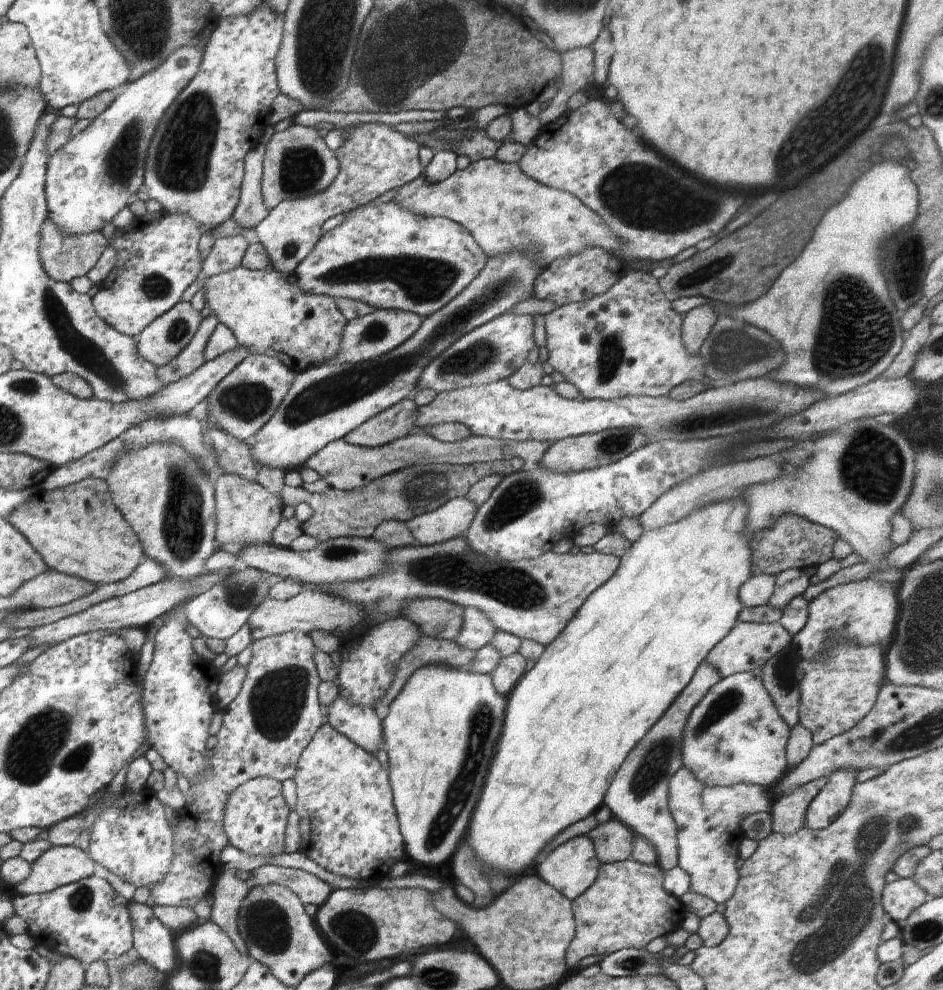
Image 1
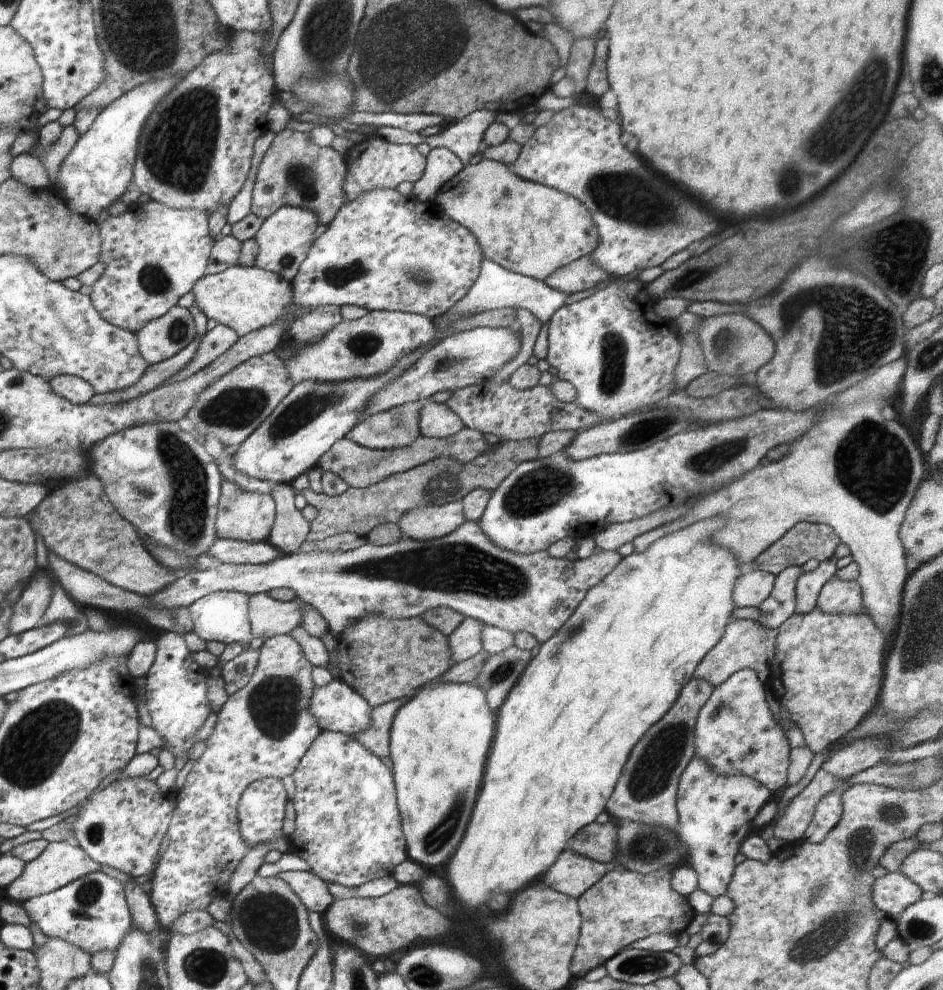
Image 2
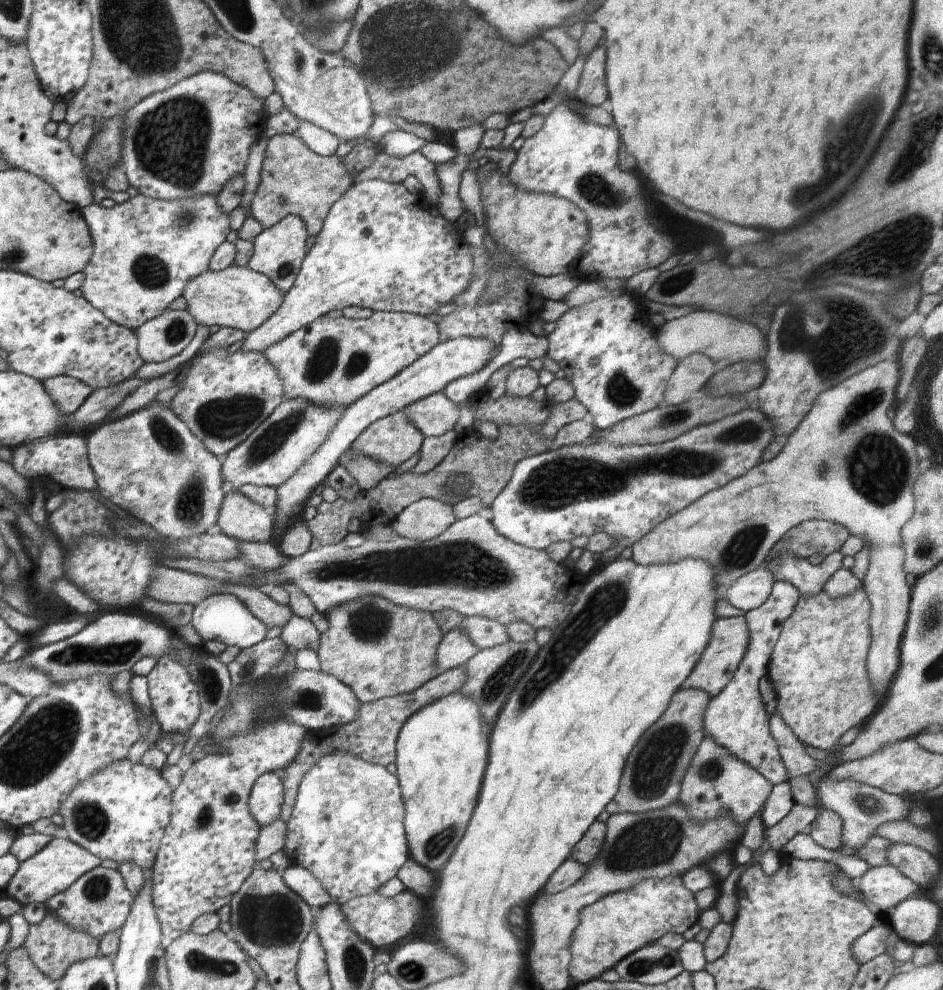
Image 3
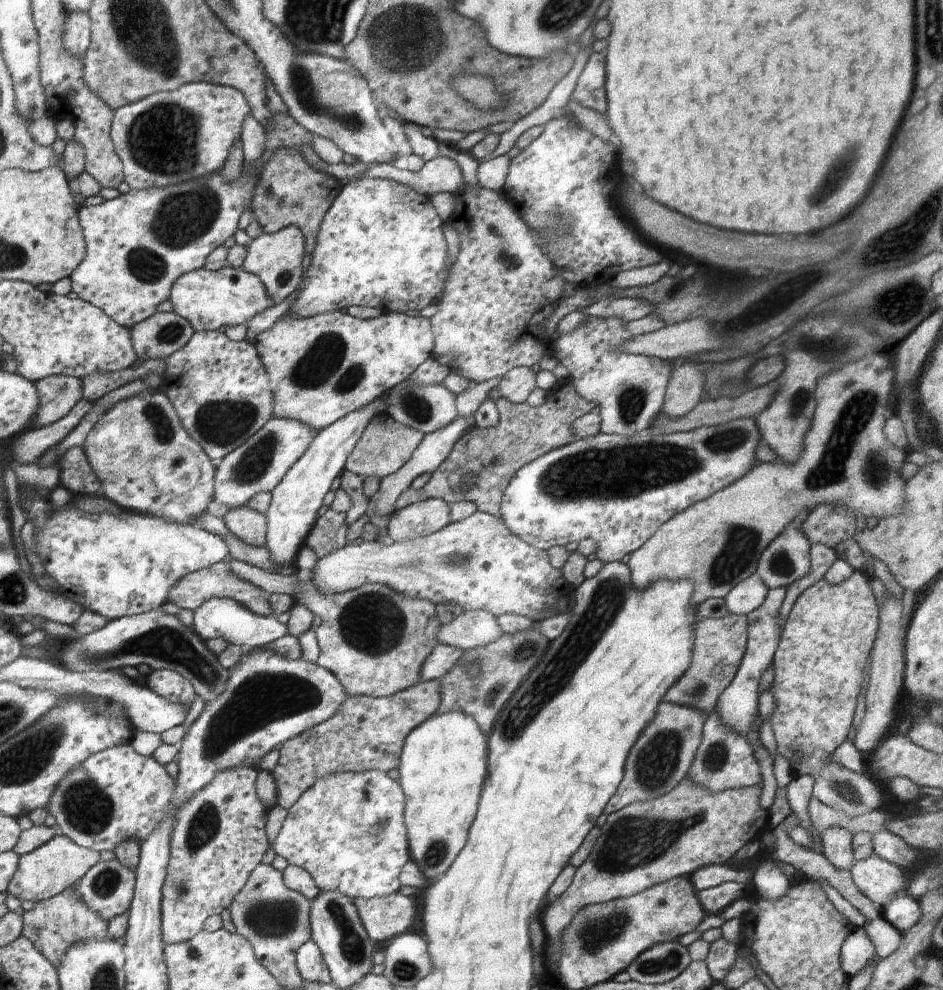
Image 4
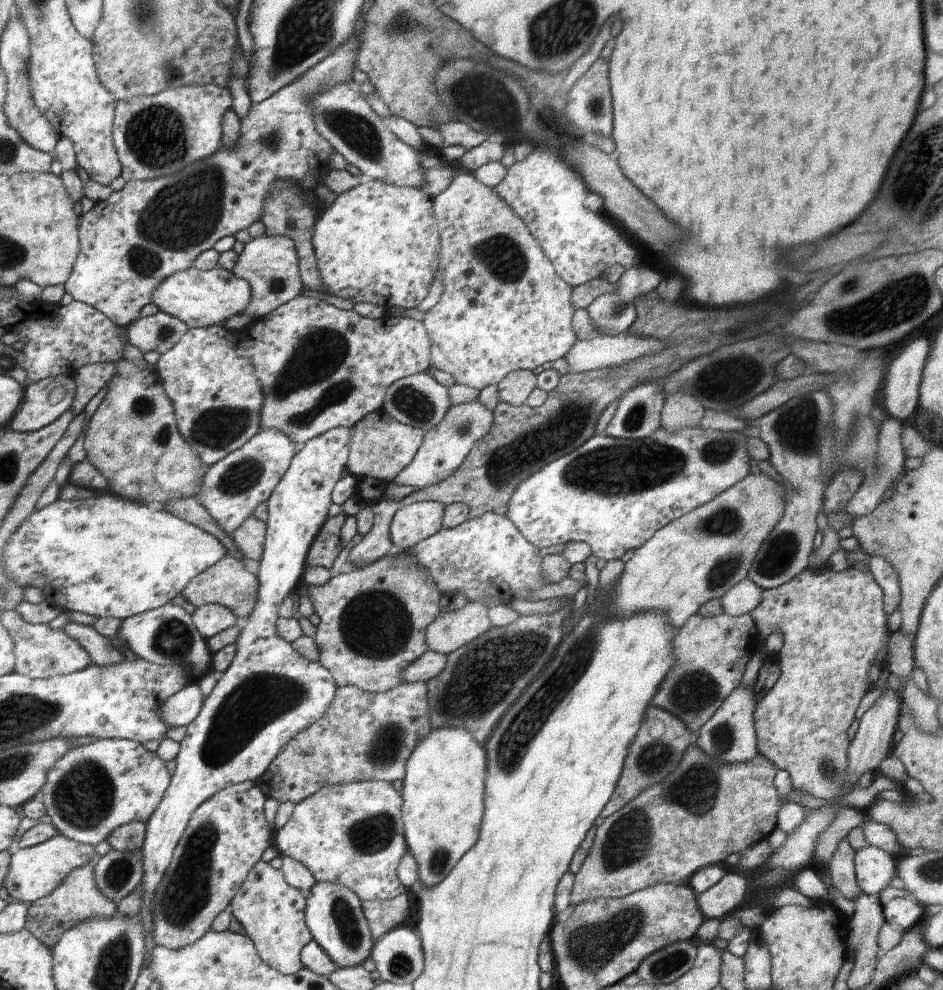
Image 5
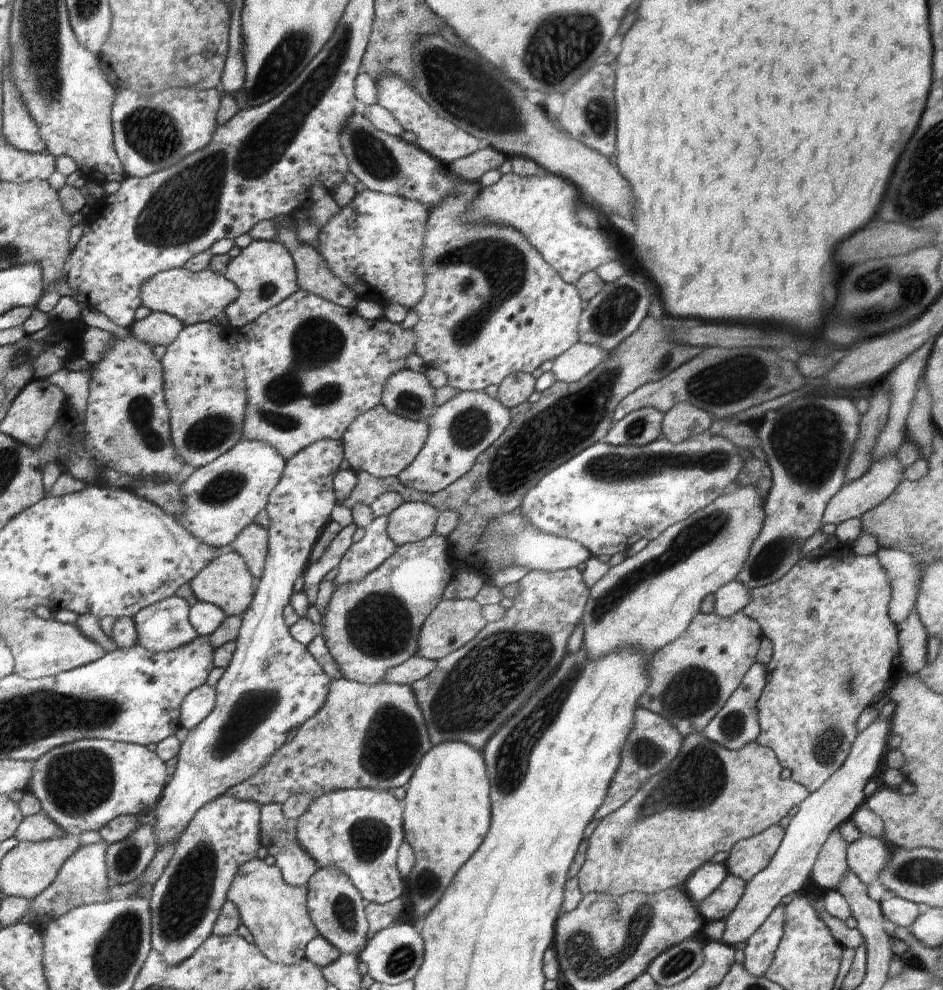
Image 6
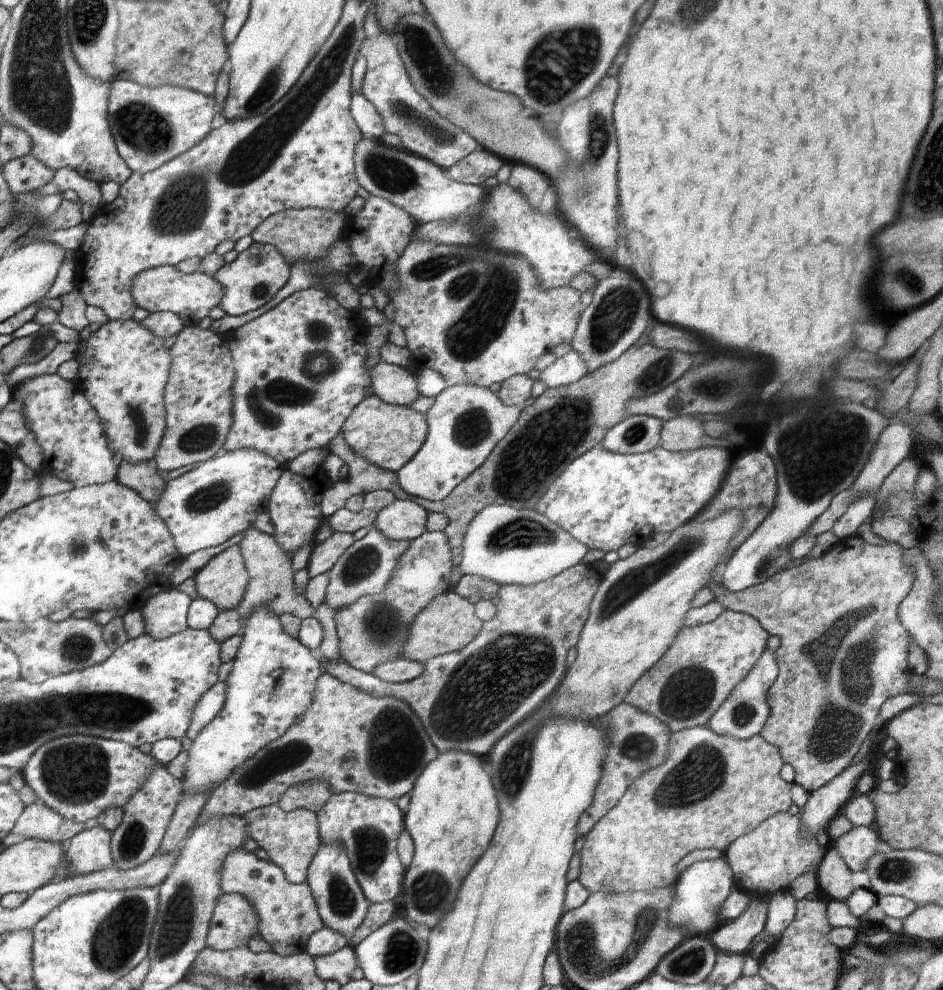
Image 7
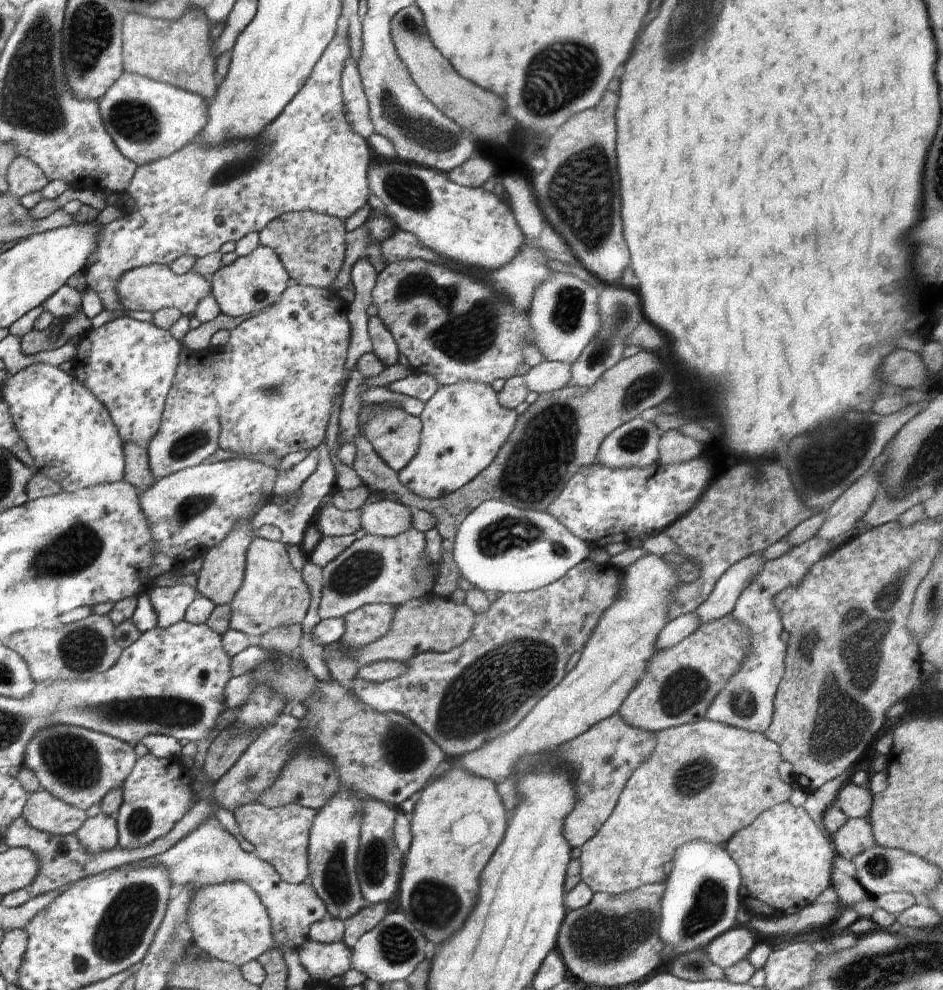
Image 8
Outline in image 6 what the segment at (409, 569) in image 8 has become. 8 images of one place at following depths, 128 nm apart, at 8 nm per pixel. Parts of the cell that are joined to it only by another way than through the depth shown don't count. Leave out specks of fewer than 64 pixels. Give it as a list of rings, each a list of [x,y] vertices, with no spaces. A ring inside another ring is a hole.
[[[388,515],[376,517],[366,527],[364,537],[348,548],[338,563],[335,587],[363,580],[396,552],[397,546],[387,533],[387,520]]]

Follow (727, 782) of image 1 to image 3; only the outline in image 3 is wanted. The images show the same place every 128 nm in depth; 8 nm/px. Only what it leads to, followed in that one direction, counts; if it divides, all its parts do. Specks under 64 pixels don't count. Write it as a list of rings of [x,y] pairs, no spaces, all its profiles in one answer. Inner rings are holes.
[[[788,580],[775,581],[770,596],[758,608],[745,613],[750,642],[748,650],[738,665],[732,680],[726,684],[720,694],[711,697],[704,714],[704,734],[710,736],[720,748],[726,748],[736,760],[752,766],[772,786],[789,780],[783,760],[778,752],[776,740],[769,730],[766,704],[762,700],[758,684],[760,678],[767,675],[770,656],[780,636],[784,621],[794,612],[794,607],[800,598],[798,589]]]

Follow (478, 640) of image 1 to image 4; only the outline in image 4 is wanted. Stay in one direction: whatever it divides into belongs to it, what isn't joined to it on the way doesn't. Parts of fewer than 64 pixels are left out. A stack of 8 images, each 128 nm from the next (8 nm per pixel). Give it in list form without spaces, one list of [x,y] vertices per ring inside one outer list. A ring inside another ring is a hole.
[[[437,644],[432,649],[430,656],[424,660],[422,668],[420,668],[420,679],[422,681],[439,680],[449,670],[454,668],[456,660],[460,660],[464,650],[456,648],[456,646],[448,646],[448,644]]]

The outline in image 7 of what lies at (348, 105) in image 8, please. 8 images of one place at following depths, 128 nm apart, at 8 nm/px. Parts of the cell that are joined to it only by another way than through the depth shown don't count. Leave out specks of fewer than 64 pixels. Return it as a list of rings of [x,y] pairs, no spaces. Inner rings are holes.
[[[352,93],[350,116],[354,118],[362,134],[372,138],[386,134],[379,112],[376,112],[375,106],[363,94]]]

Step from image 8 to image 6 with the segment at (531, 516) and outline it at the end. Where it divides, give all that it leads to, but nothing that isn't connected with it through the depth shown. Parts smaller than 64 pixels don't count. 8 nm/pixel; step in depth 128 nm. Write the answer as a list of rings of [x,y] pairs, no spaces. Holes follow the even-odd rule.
[[[520,511],[502,512],[500,516],[488,520],[485,526],[488,534],[488,560],[498,562],[502,566],[524,566],[528,570],[540,572],[556,572],[556,570],[577,567],[585,564],[591,557],[590,551],[583,544],[572,539],[560,538],[554,534],[540,532],[520,514]]]

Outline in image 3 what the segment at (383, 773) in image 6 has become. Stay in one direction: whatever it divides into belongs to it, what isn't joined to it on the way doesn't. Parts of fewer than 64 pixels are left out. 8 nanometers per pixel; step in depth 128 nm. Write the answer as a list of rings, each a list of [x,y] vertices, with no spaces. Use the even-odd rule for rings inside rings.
[[[458,667],[452,670],[446,670],[431,678],[426,684],[417,688],[414,692],[403,694],[400,696],[386,697],[375,702],[360,703],[360,712],[356,720],[344,724],[344,726],[325,728],[323,731],[310,731],[308,736],[304,738],[304,742],[300,744],[300,752],[296,756],[296,760],[292,764],[288,764],[283,770],[282,784],[284,789],[284,800],[281,808],[281,819],[286,823],[290,820],[292,809],[297,797],[298,784],[302,780],[302,776],[328,752],[332,750],[346,750],[352,752],[354,756],[360,756],[362,760],[378,764],[380,766],[388,766],[396,760],[396,740],[400,734],[400,728],[404,726],[406,720],[420,708],[424,708],[430,702],[436,702],[442,696],[452,694],[459,691],[464,684],[466,678],[465,668]]]

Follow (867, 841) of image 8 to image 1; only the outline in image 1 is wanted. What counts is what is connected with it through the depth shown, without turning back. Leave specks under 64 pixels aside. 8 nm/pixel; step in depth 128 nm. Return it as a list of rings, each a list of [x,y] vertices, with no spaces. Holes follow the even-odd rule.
[[[901,877],[886,884],[881,893],[882,909],[887,919],[896,922],[900,928],[906,925],[910,914],[927,900],[927,893],[910,877]]]

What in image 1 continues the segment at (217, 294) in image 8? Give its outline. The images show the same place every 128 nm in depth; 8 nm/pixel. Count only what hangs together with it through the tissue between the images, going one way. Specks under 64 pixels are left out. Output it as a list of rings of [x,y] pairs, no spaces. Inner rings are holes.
[[[366,123],[346,128],[334,126],[334,130],[341,129],[347,132],[346,140],[334,150],[340,168],[328,188],[322,192],[318,190],[316,194],[280,202],[254,228],[256,241],[268,252],[271,270],[290,274],[295,272],[324,234],[322,224],[326,220],[367,205],[387,190],[412,182],[423,172],[418,159],[418,152],[423,145],[414,140],[414,135],[408,136],[384,123]]]

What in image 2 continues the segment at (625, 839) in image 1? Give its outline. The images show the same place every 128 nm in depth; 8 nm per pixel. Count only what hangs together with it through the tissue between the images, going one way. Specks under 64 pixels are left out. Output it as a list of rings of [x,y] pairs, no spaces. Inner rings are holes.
[[[610,820],[606,824],[594,822],[582,828],[567,843],[567,847],[575,854],[587,857],[598,863],[612,863],[617,840],[617,821]]]

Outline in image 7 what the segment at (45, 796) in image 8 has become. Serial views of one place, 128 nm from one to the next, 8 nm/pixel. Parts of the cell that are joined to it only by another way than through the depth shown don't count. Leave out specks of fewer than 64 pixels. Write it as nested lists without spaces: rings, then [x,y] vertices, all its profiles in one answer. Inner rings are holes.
[[[43,802],[30,804],[12,831],[14,840],[40,839],[63,845],[86,828],[85,823],[68,820]]]

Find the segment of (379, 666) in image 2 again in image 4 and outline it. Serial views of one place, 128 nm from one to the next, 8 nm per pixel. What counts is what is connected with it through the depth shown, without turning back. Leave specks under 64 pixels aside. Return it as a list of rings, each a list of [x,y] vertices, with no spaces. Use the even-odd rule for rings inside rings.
[[[230,560],[228,564],[238,578],[268,594],[290,594],[322,620],[320,626],[314,627],[320,647],[318,666],[332,672],[348,696],[388,698],[421,681],[420,668],[438,644],[441,625],[432,602],[408,598],[380,583],[364,584],[336,596],[324,596],[310,579],[290,576],[287,572],[264,572],[238,560]]]

